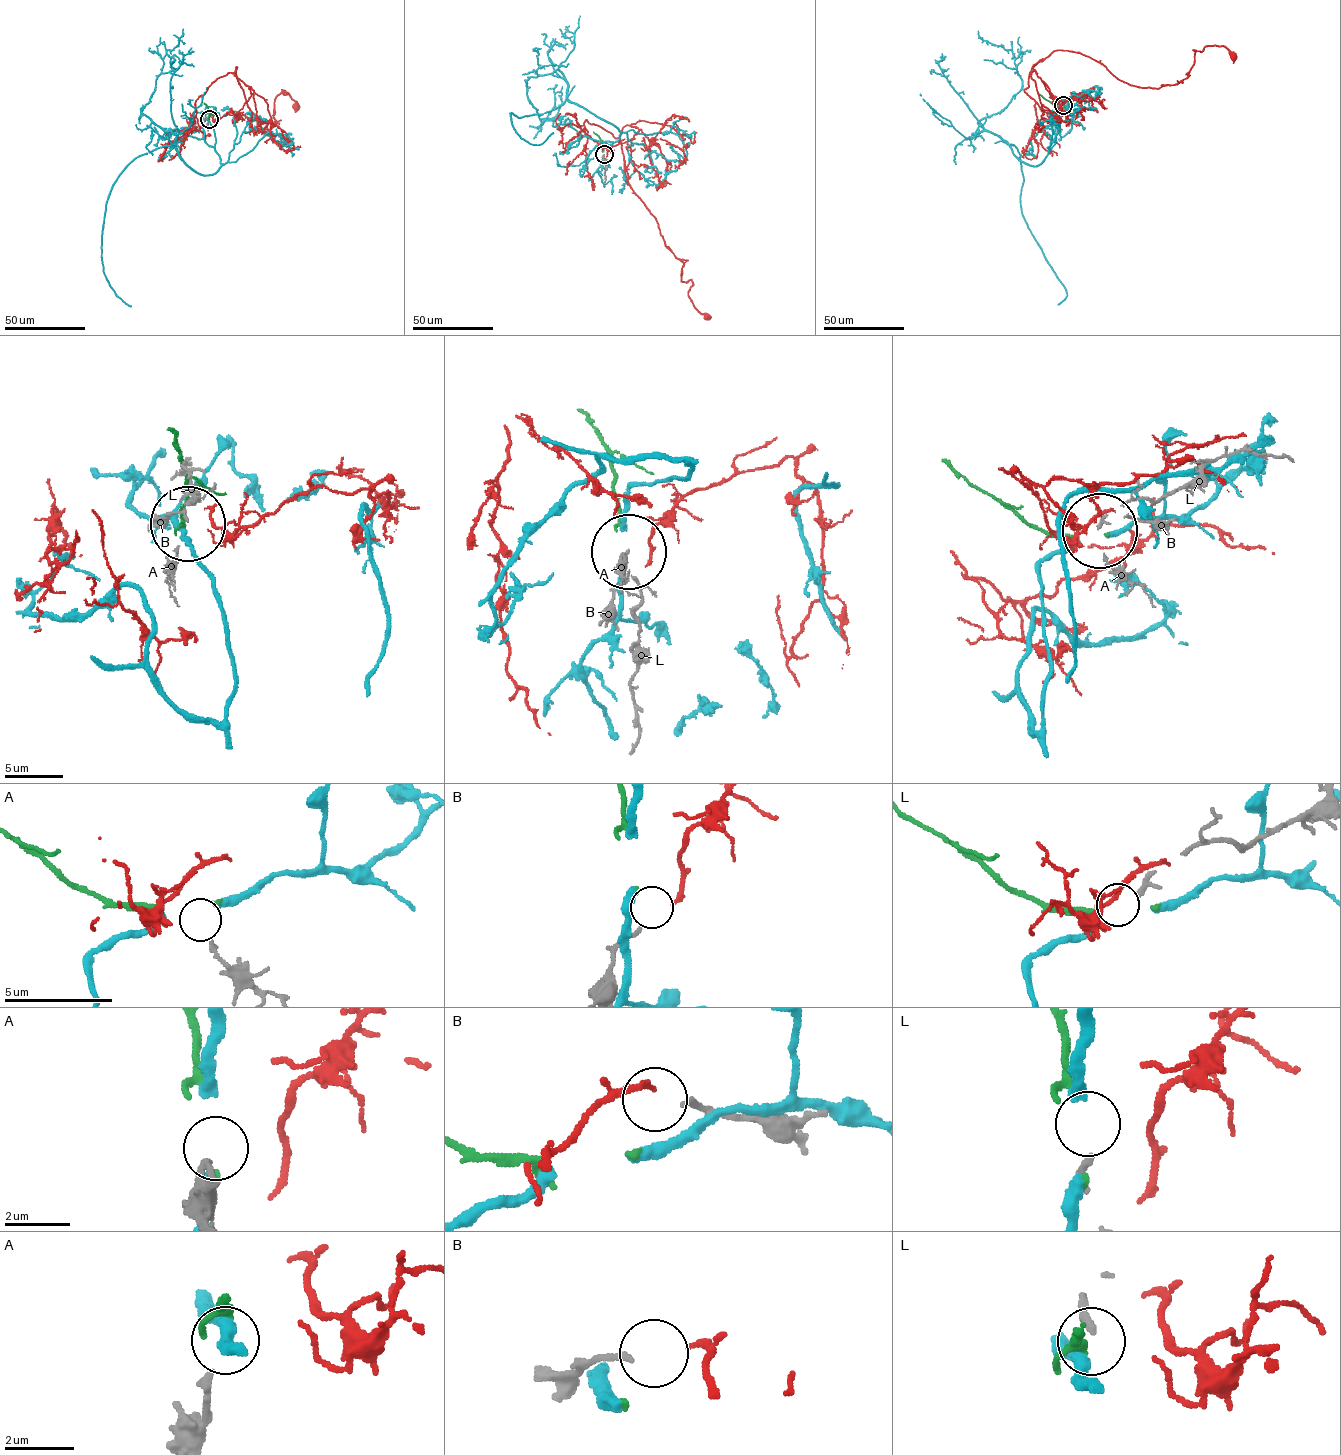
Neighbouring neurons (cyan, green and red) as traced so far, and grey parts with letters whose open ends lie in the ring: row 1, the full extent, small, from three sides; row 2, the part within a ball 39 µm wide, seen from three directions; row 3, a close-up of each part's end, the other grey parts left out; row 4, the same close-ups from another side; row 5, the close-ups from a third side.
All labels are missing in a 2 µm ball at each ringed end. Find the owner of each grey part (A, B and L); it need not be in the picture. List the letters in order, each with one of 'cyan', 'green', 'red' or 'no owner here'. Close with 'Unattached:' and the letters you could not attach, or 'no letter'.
A: green
B: red
L: no owner here
Unattached: L

